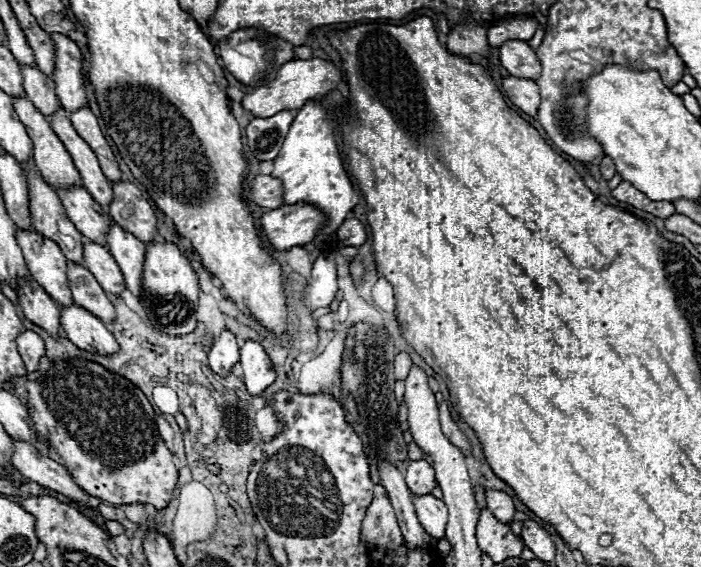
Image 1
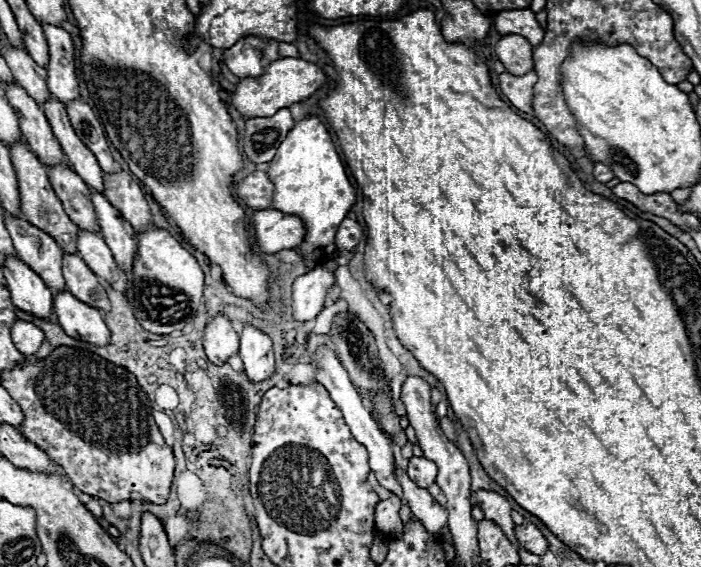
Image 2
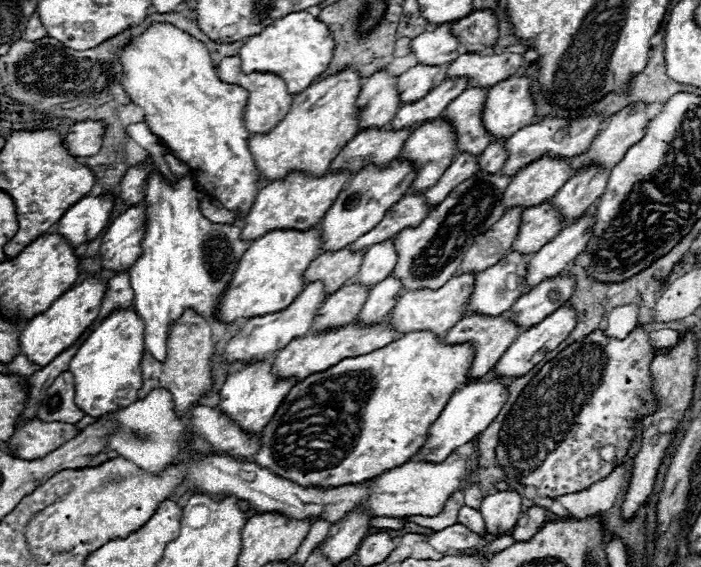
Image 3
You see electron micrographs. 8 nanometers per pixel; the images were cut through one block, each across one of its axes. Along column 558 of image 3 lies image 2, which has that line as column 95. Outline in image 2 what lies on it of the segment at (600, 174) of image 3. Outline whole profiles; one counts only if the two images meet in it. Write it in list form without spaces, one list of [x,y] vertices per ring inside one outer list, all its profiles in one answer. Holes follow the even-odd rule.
[[[92,190],[92,204],[96,210],[96,218],[100,224],[102,238],[110,246],[118,266],[124,272],[128,272],[132,268],[132,260],[136,254],[136,232],[134,232],[134,228],[128,224],[128,220],[124,220],[120,216],[120,212],[106,200],[106,196],[102,192]]]

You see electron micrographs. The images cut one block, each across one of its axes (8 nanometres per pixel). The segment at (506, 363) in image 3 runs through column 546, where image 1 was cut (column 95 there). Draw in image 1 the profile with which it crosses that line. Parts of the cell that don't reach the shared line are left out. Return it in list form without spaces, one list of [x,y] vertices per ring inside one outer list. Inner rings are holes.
[[[60,306],[60,324],[66,338],[82,350],[98,352],[102,356],[118,352],[118,342],[106,330],[104,322],[100,322],[82,306]]]

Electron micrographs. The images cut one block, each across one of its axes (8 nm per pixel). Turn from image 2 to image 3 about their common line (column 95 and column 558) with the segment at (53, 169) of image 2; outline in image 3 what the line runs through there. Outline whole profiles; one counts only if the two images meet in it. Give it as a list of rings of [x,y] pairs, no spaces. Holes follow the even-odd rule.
[[[550,200],[526,208],[526,212],[522,212],[520,232],[512,244],[512,250],[518,250],[522,254],[538,252],[538,248],[550,242],[560,230],[562,230],[562,218]]]

